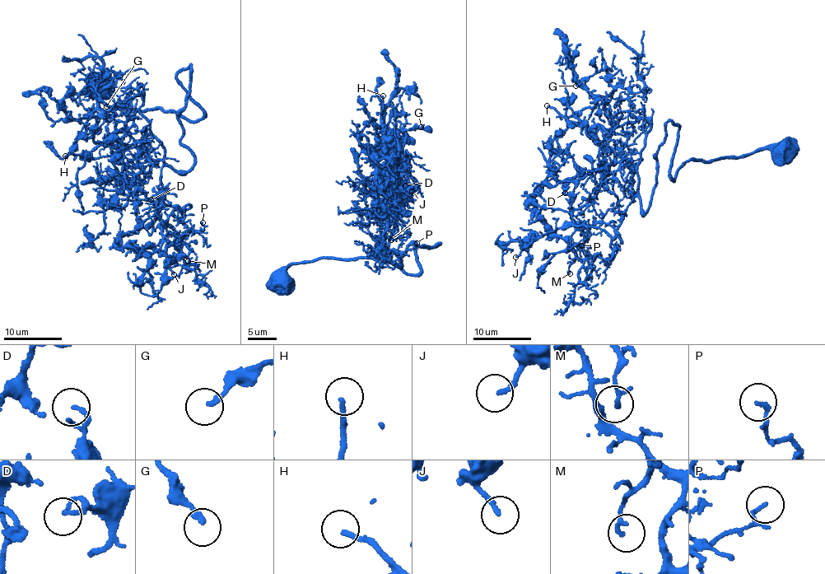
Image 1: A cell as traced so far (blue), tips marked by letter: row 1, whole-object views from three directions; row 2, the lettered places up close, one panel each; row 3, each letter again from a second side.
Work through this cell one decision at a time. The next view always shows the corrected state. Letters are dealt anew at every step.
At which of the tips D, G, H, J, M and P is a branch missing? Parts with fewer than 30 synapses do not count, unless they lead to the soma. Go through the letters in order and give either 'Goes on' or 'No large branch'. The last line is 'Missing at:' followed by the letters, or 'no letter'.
D: No large branch
G: No large branch
H: Goes on
J: No large branch
M: No large branch
P: No large branch
Missing at: H

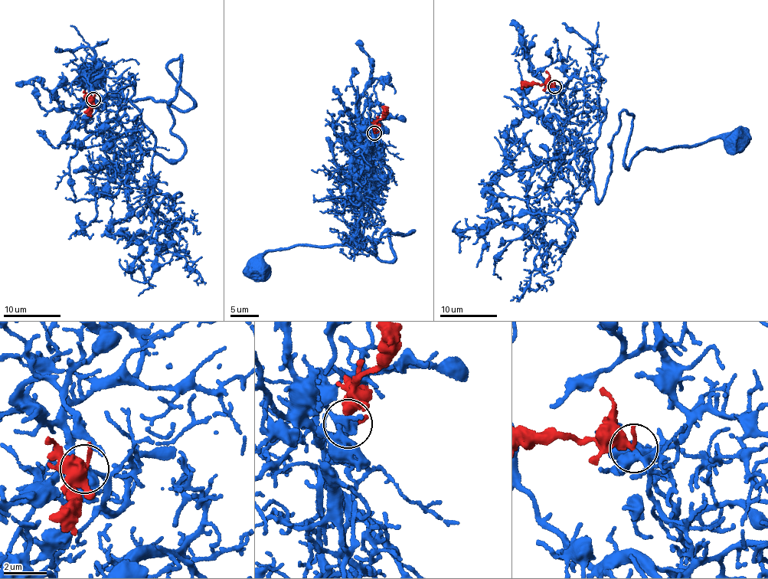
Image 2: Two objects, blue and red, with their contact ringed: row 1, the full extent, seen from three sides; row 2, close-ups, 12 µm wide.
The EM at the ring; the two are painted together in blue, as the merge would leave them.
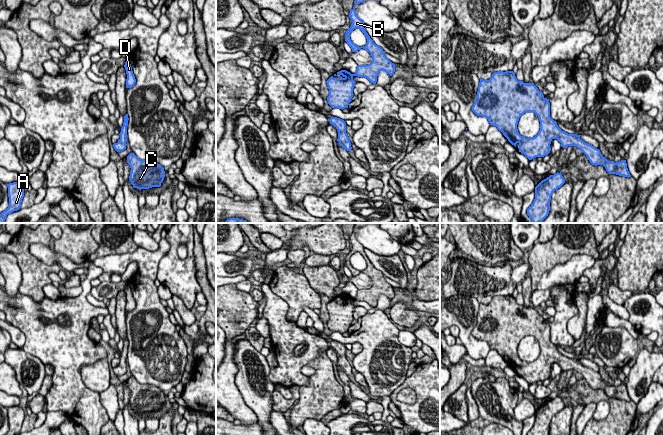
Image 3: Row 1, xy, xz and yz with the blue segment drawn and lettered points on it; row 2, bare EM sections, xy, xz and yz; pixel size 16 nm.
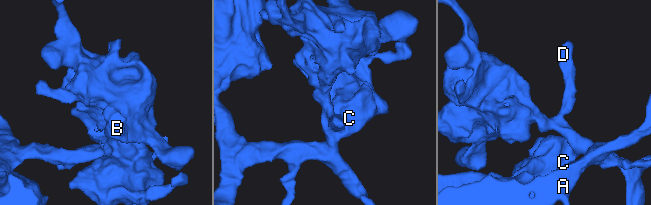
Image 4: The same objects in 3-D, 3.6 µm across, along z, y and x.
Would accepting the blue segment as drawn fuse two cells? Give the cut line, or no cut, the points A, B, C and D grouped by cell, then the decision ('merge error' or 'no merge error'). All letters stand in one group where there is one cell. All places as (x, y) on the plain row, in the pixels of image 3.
no cut | A B C D | no merge error

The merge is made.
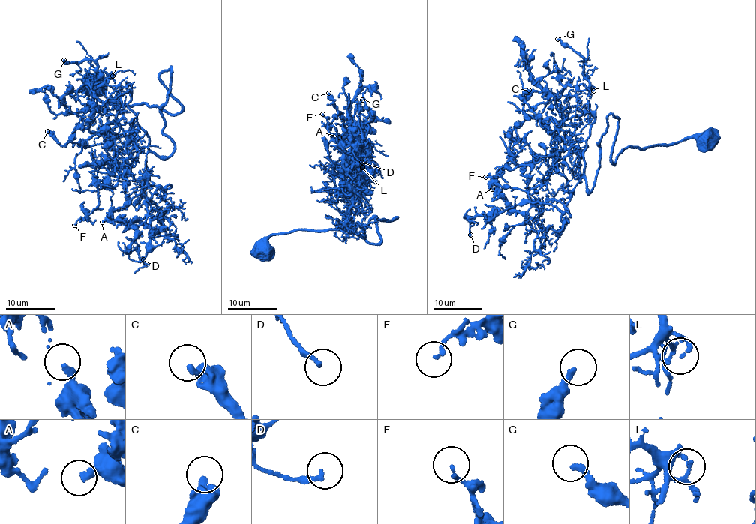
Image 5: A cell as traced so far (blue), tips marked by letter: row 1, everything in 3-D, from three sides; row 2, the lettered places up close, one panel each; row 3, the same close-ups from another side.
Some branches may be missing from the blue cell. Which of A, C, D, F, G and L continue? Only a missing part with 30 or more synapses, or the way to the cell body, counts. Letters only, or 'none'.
none

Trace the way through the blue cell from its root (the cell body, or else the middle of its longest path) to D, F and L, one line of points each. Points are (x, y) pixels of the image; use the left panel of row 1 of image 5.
D: (91, 84), (109, 103), (182, 105), (171, 67), (174, 151), (148, 152), (127, 253), (143, 259)
F: (91, 84), (109, 103), (182, 107), (160, 77), (171, 67), (173, 152), (135, 125), (74, 225)
L: (91, 84), (175, 115), (171, 67), (169, 156), (130, 94), (93, 105), (112, 76)

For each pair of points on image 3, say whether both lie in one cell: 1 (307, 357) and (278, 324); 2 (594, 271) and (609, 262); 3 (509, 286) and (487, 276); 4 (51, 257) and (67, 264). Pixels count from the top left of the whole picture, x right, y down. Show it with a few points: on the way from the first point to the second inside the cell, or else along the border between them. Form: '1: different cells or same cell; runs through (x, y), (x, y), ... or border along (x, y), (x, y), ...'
1: same cell; runs through (309, 346), (309, 343), (302, 336), (289, 335)
2: same cell; runs through (598, 267), (605, 262)
3: same cell; runs through (504, 285), (496, 280), (492, 280)
4: same cell; runs through (55, 258), (63, 261)

